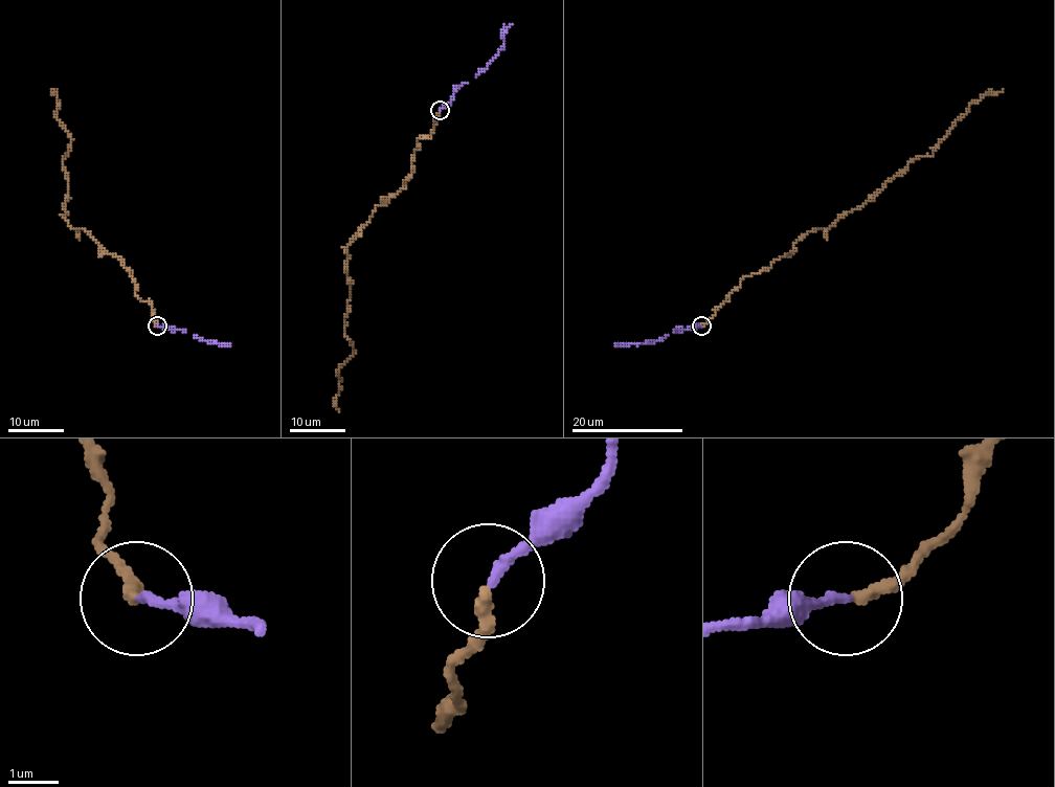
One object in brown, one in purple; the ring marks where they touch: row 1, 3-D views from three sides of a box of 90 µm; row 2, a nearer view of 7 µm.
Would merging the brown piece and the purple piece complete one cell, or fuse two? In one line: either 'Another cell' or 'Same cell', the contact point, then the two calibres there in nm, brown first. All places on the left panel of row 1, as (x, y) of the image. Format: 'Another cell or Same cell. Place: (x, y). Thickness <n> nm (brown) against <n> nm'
Same cell. Place: (157, 325). Thickness 260 nm (brown) against 180 nm

